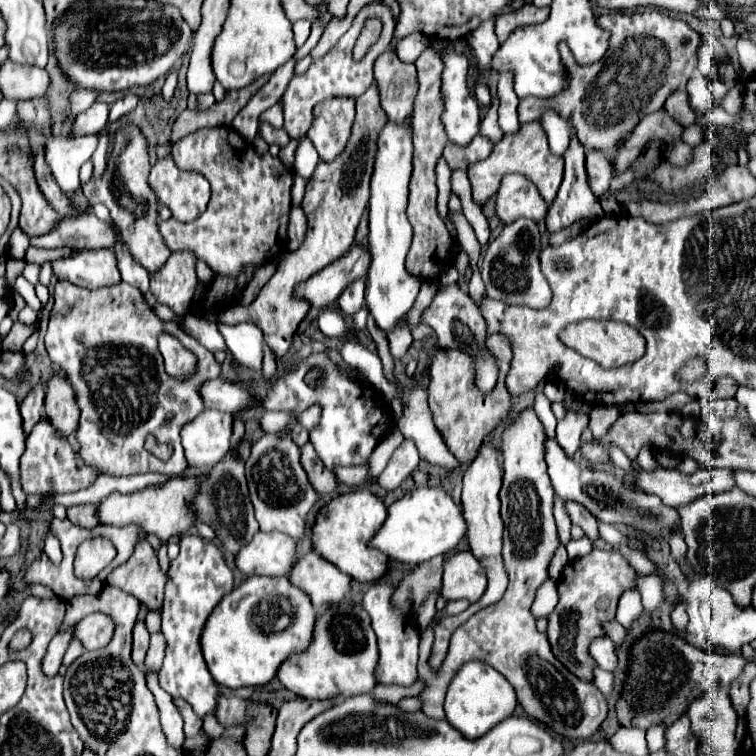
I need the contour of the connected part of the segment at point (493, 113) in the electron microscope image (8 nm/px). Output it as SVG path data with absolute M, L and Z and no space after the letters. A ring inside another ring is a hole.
M495 96L491 100L491 108L489 108L485 120L481 122L481 134L487 136L487 138L491 138L493 142L499 142L503 138L503 130L497 124L497 108L499 108L499 98Z

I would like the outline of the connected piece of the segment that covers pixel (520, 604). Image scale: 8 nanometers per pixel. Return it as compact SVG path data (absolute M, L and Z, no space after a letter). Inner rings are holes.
M523 408L519 416L513 418L511 424L505 428L501 452L505 474L499 498L501 518L505 522L503 562L509 576L509 586L505 596L497 604L481 608L455 630L455 634L451 636L449 654L439 674L433 674L428 661L434 642L435 625L443 616L463 612L470 603L466 599L448 601L446 607L437 612L431 625L421 636L419 644L419 680L425 684L419 694L423 702L421 712L429 718L443 720L443 700L451 678L465 662L483 660L497 668L513 684L519 704L529 718L543 722L553 732L569 740L585 740L591 738L607 718L607 700L593 684L581 682L553 656L547 634L539 634L539 630L535 628L535 616L531 614L535 592L549 578L547 568L557 550L557 528L553 518L555 494L545 466L545 428L533 408Z

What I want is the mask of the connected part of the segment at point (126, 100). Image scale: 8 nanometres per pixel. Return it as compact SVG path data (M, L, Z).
M125 94L125 96L117 98L117 100L111 104L111 110L109 110L109 120L111 120L111 122L115 122L115 120L119 120L121 116L129 114L129 112L135 108L137 100L139 100L139 98L137 98L137 96L133 96L133 94Z

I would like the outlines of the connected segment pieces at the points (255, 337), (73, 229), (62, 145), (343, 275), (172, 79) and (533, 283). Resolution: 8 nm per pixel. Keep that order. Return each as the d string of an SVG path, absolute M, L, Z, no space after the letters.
M217 322L217 328L223 334L229 352L235 358L239 354L241 365L262 371L264 339L263 332L258 326L251 326L251 322L237 324L237 326L227 326L227 324Z
M85 214L77 218L63 218L55 228L43 236L33 236L31 244L35 248L61 248L71 246L75 250L95 250L111 248L119 240L117 230L101 222L95 214Z
M49 136L47 164L65 192L79 190L79 168L95 152L95 136Z
M353 244L337 262L331 262L307 282L297 286L297 296L309 300L315 308L331 306L353 280L359 280L367 274L369 266L369 248L363 244Z
M175 72L170 73L166 77L161 94L163 95L163 98L165 99L165 101L167 103L170 102L170 100L174 94L174 91L175 91L175 88L177 85L177 79L178 79L178 76L175 74Z
M519 218L507 224L501 234L487 246L481 262L481 276L485 282L485 292L489 298L503 302L515 302L531 308L545 308L551 302L551 288L539 270L537 254L541 252L539 228L529 218Z

